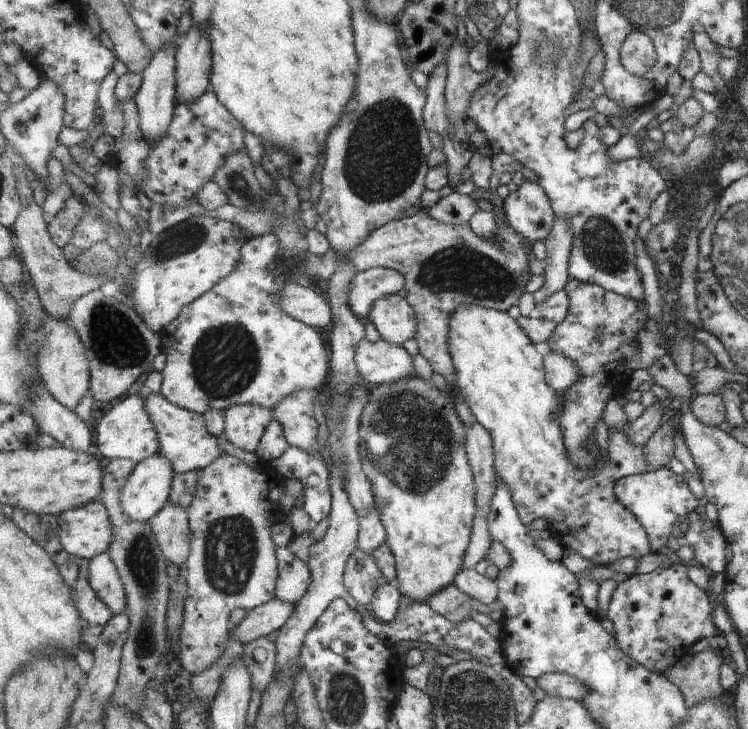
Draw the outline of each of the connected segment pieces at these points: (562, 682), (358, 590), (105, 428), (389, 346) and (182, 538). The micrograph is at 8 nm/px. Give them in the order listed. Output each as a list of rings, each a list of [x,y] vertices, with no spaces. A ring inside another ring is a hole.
[[[565,673],[547,674],[536,682],[547,695],[557,698],[585,700],[591,694],[591,690],[581,684],[581,680]]]
[[[361,547],[351,554],[345,567],[343,584],[357,604],[370,609],[377,589],[387,583],[389,580],[381,572],[381,567],[372,554],[367,554]]]
[[[134,393],[113,405],[99,421],[95,441],[106,461],[131,459],[140,463],[158,454],[160,439],[157,438],[157,426],[153,426],[153,418],[149,418],[149,410],[145,410],[143,393]]]
[[[383,338],[379,342],[363,339],[355,358],[361,377],[373,385],[413,378],[417,374],[411,354],[403,346]]]
[[[169,501],[149,524],[157,536],[166,560],[176,567],[185,566],[192,553],[192,530],[188,510],[183,510]]]

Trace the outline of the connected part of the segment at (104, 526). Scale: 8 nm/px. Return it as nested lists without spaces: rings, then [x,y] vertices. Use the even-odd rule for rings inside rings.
[[[101,499],[56,518],[60,519],[61,542],[71,554],[93,560],[109,552],[113,542],[112,519]]]

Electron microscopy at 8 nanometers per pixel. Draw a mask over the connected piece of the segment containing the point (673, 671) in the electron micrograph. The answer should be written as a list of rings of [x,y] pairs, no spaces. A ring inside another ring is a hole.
[[[710,646],[697,649],[692,654],[691,663],[687,668],[677,661],[669,670],[663,672],[664,677],[680,689],[688,707],[723,694],[718,682],[719,666],[728,660],[725,654]]]

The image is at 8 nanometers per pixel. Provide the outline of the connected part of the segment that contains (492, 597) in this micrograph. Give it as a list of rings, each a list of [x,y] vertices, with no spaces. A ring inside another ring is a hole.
[[[464,568],[457,574],[453,585],[483,604],[496,603],[499,594],[499,586],[492,572],[482,575],[473,569]]]

